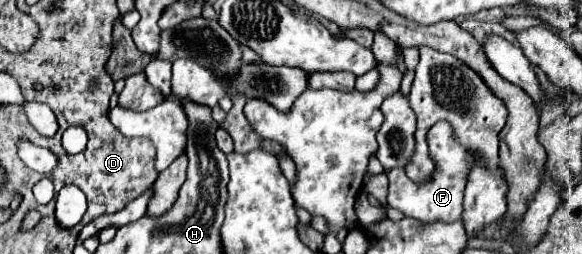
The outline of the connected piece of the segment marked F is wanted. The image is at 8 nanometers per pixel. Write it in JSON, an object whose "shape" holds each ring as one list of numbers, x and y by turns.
{"shape":[[437,122,427,132,427,144,429,144,429,156,435,162,435,170,425,182,413,182,405,176,403,168,393,168,389,172,389,206,407,206,407,216,417,218,421,222,455,222,461,220,463,214,463,190,467,186,467,174,469,174,469,152,463,144,455,140,453,128,449,122]]}

